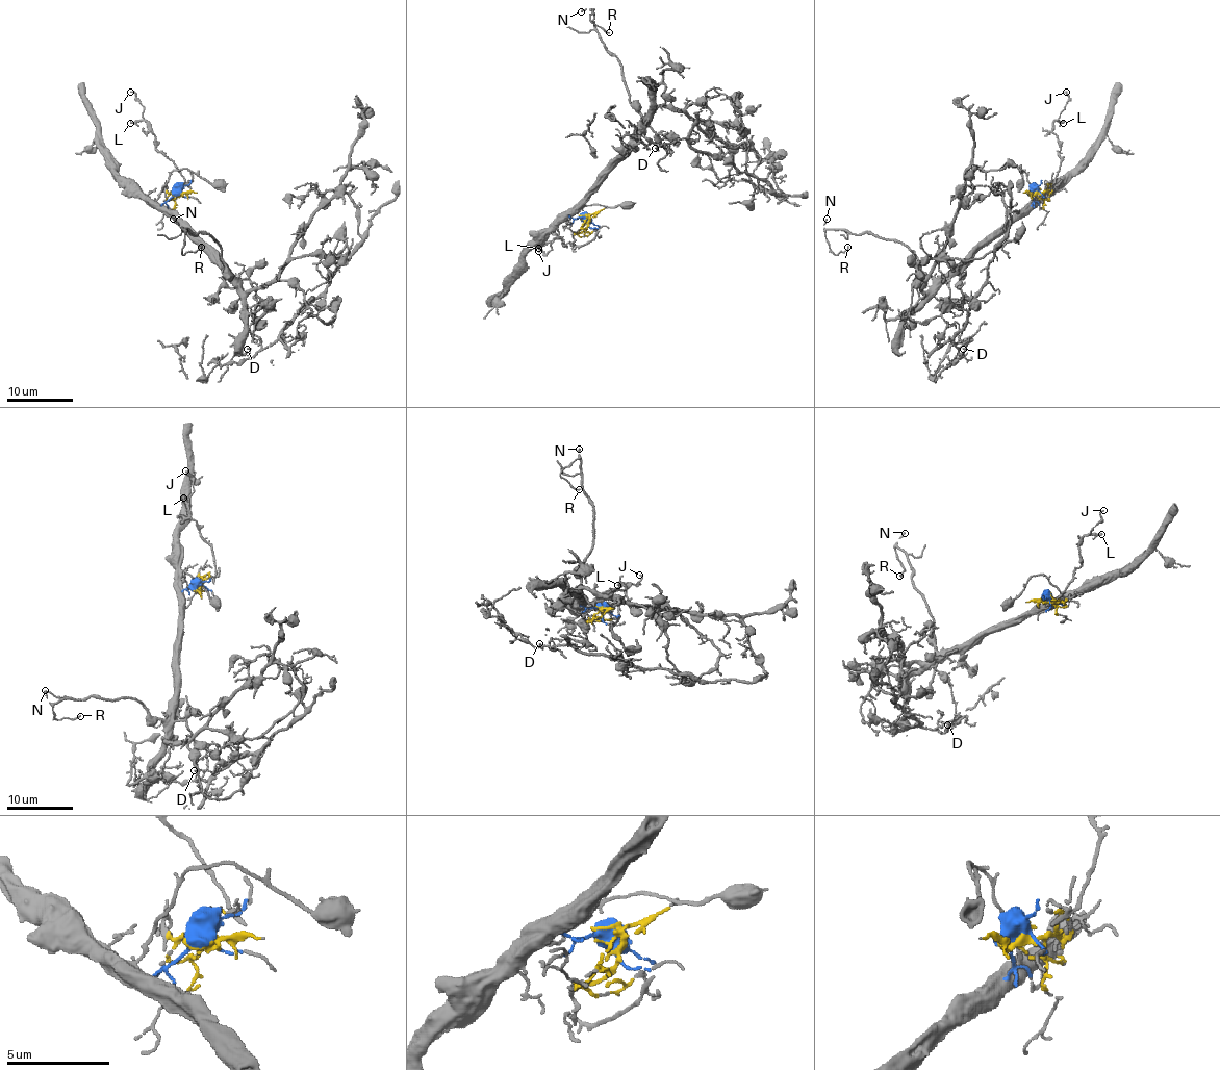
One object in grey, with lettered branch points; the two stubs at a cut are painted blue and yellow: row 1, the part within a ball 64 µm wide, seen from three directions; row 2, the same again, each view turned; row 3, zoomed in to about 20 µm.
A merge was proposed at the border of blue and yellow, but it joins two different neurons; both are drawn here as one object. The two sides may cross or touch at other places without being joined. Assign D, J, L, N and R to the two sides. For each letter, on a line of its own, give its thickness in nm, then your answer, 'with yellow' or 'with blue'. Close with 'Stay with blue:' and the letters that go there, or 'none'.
D: 140 nm | with blue
J: 100 nm | with yellow
L: 140 nm | with yellow
N: 150 nm | with blue
R: 110 nm | with blue
Stay with blue: D, N, R

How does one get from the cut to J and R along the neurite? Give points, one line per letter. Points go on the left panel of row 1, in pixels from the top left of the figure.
J: (177, 194), (182, 183), (189, 182), (156, 148), (150, 123), (143, 118), (143, 106), (136, 95), (130, 92)
R: (177, 194), (161, 205), (235, 277), (227, 270), (222, 250), (210, 236), (184, 231), (182, 254), (201, 246)

